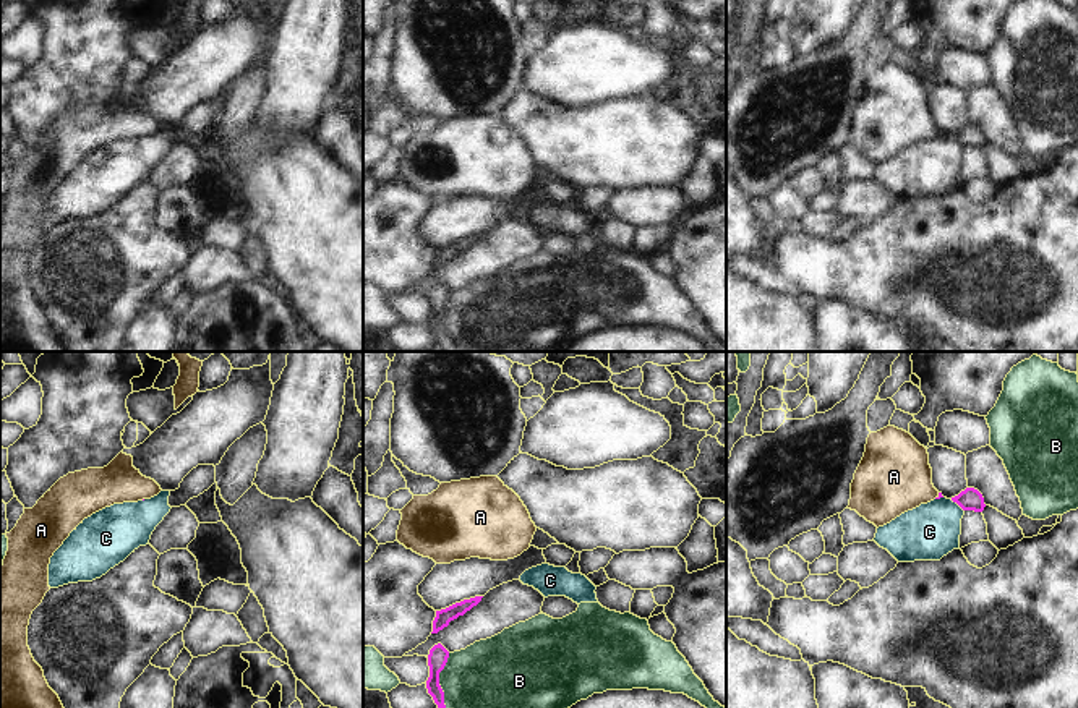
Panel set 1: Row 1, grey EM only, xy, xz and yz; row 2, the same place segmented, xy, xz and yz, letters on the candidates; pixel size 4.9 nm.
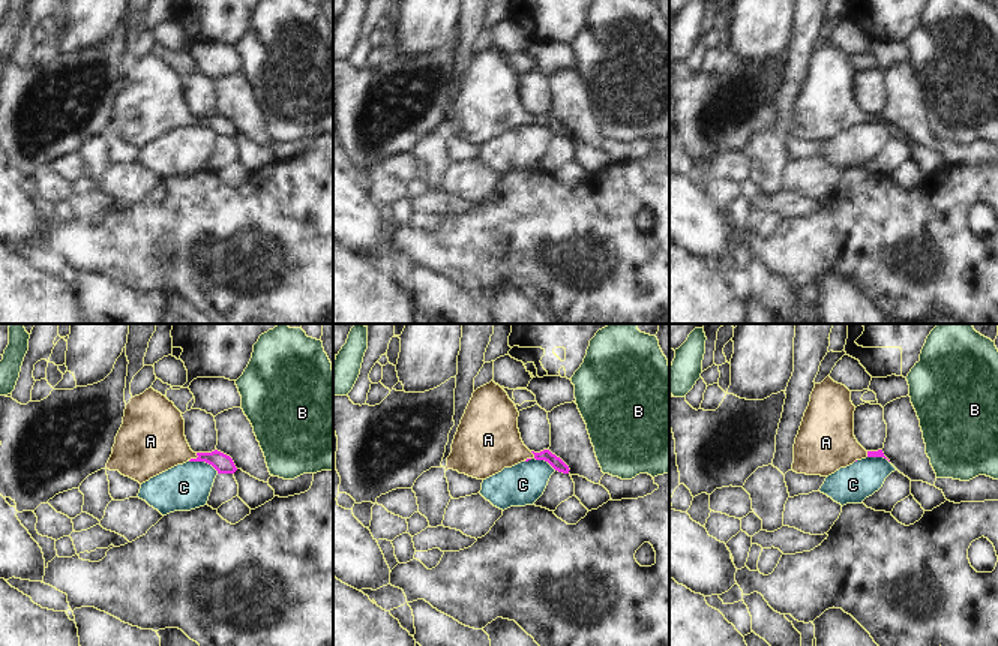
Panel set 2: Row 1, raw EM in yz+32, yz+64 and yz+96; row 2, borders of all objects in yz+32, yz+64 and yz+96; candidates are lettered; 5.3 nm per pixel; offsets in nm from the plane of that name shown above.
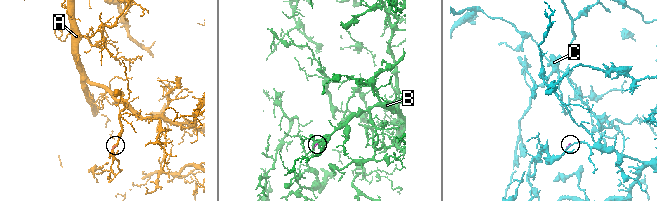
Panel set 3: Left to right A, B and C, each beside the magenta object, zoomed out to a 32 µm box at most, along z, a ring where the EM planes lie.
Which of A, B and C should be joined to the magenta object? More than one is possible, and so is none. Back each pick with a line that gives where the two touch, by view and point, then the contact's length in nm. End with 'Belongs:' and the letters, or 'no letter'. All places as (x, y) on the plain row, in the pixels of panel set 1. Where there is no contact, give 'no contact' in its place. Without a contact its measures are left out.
A: meets magenta in yz at (936, 135); contact 40 nm long
Belongs: A

